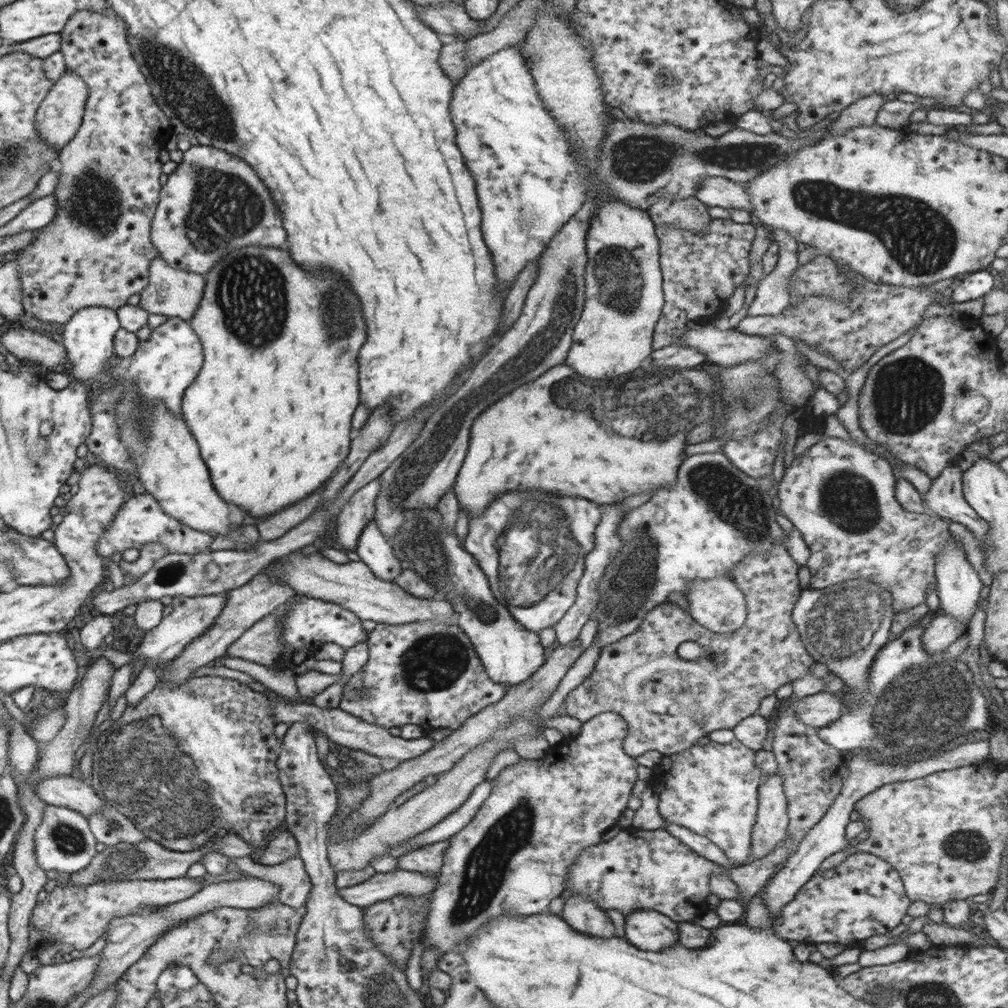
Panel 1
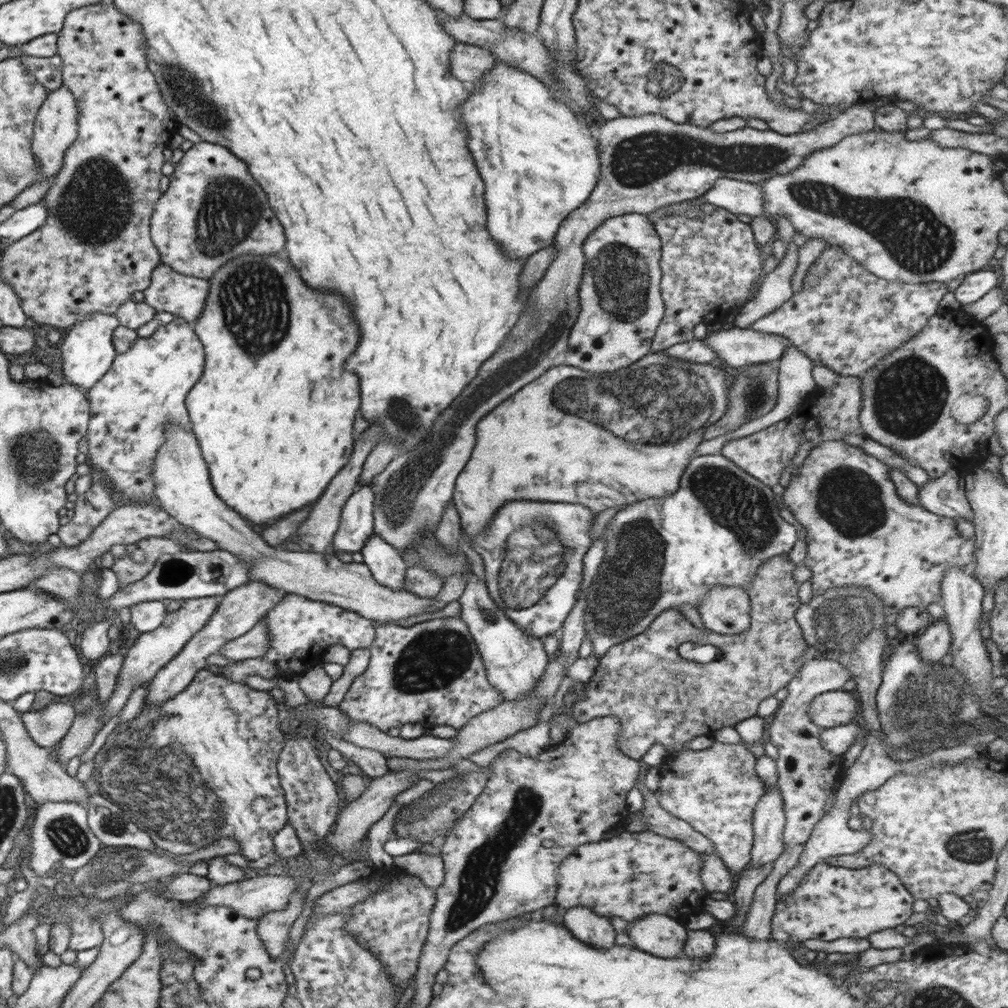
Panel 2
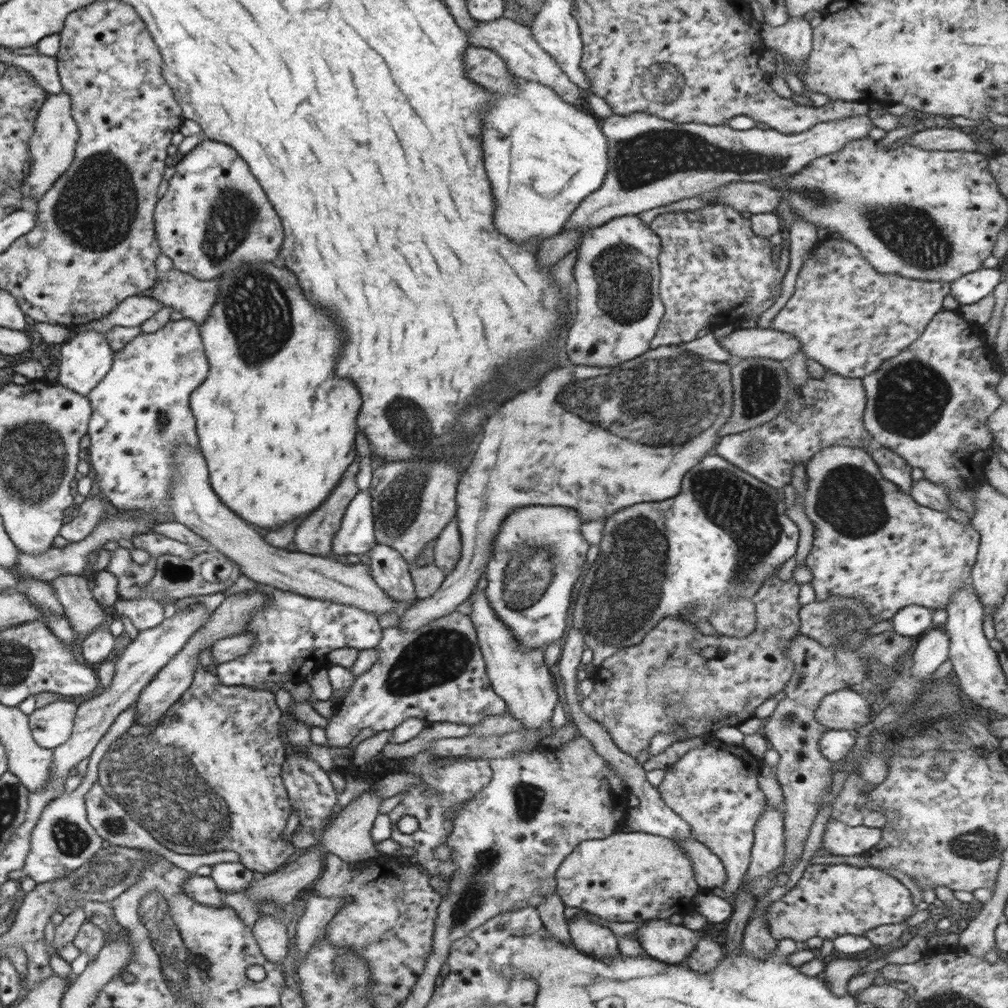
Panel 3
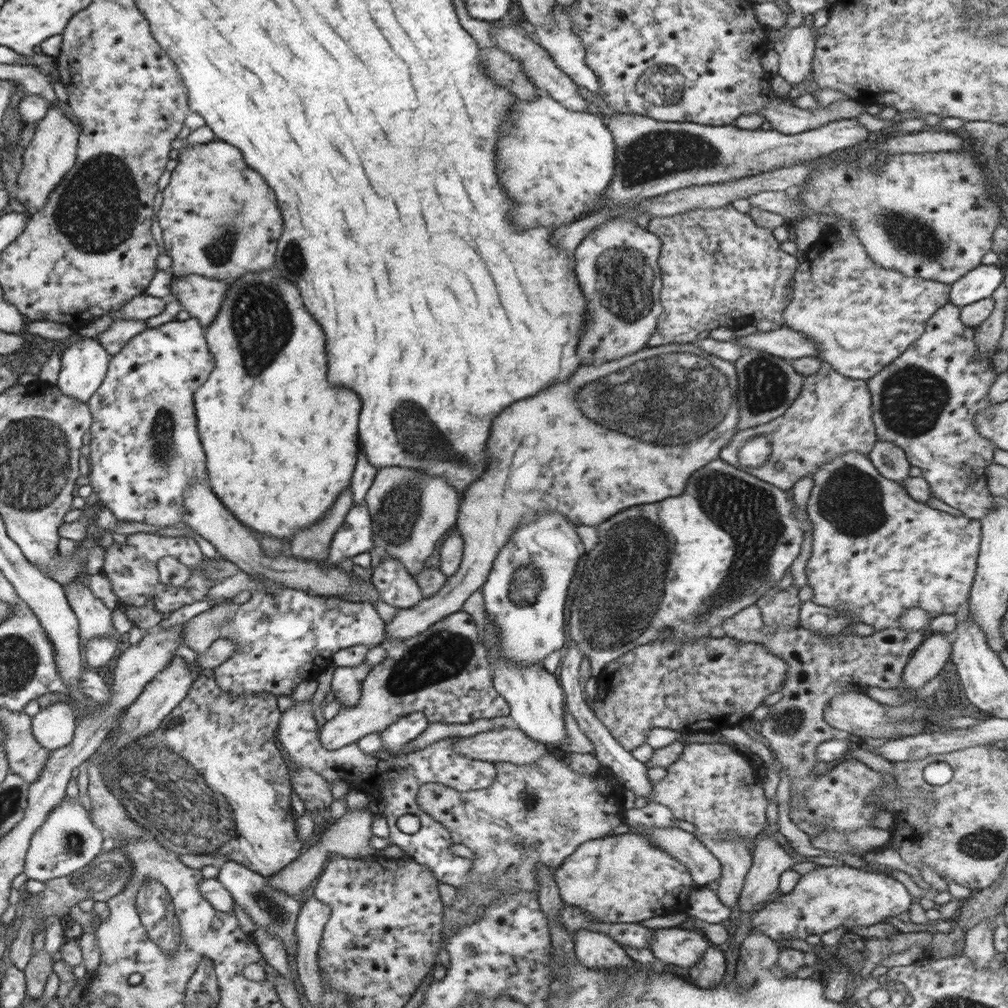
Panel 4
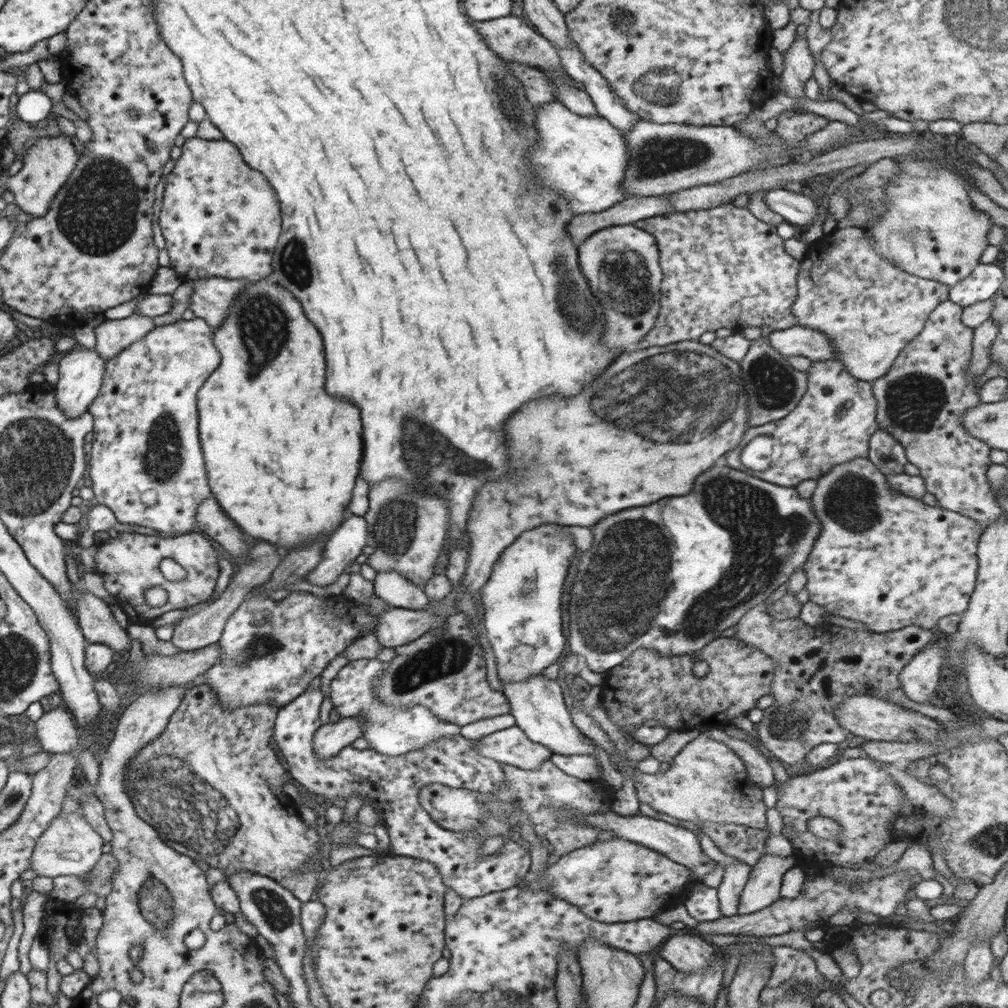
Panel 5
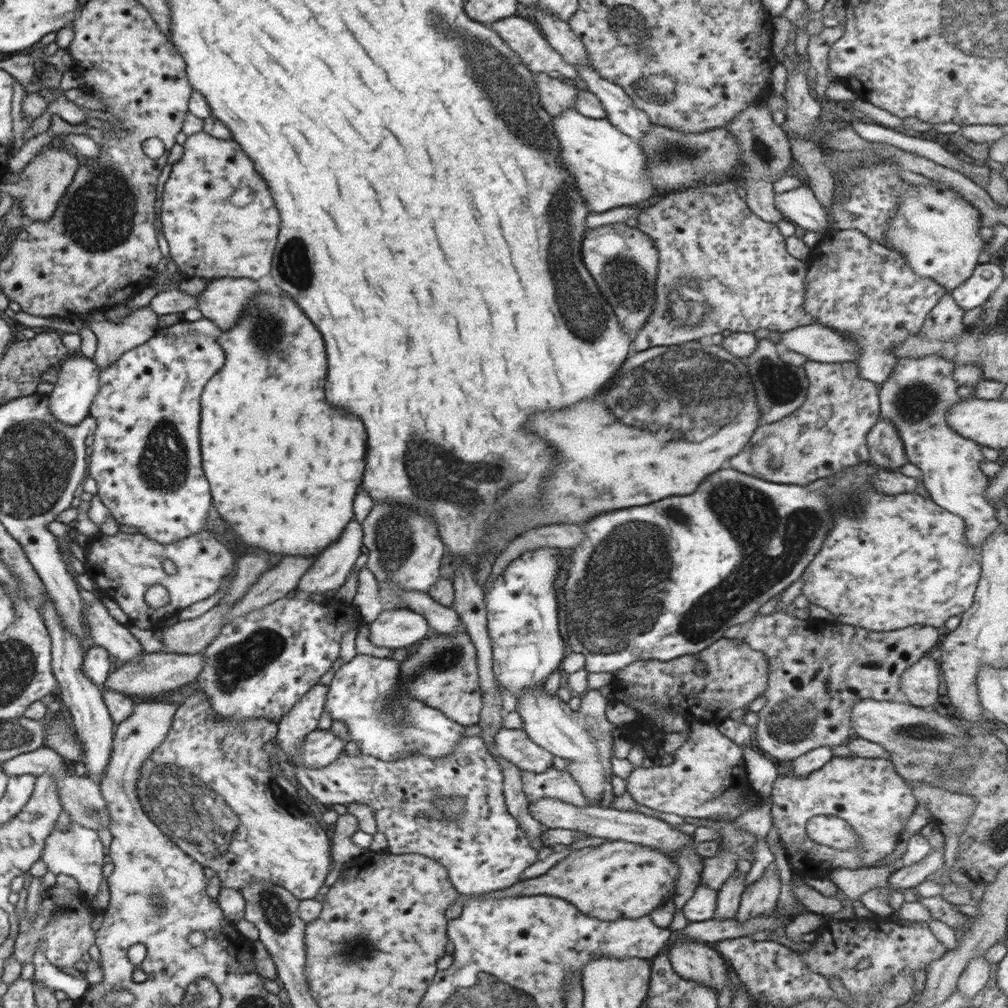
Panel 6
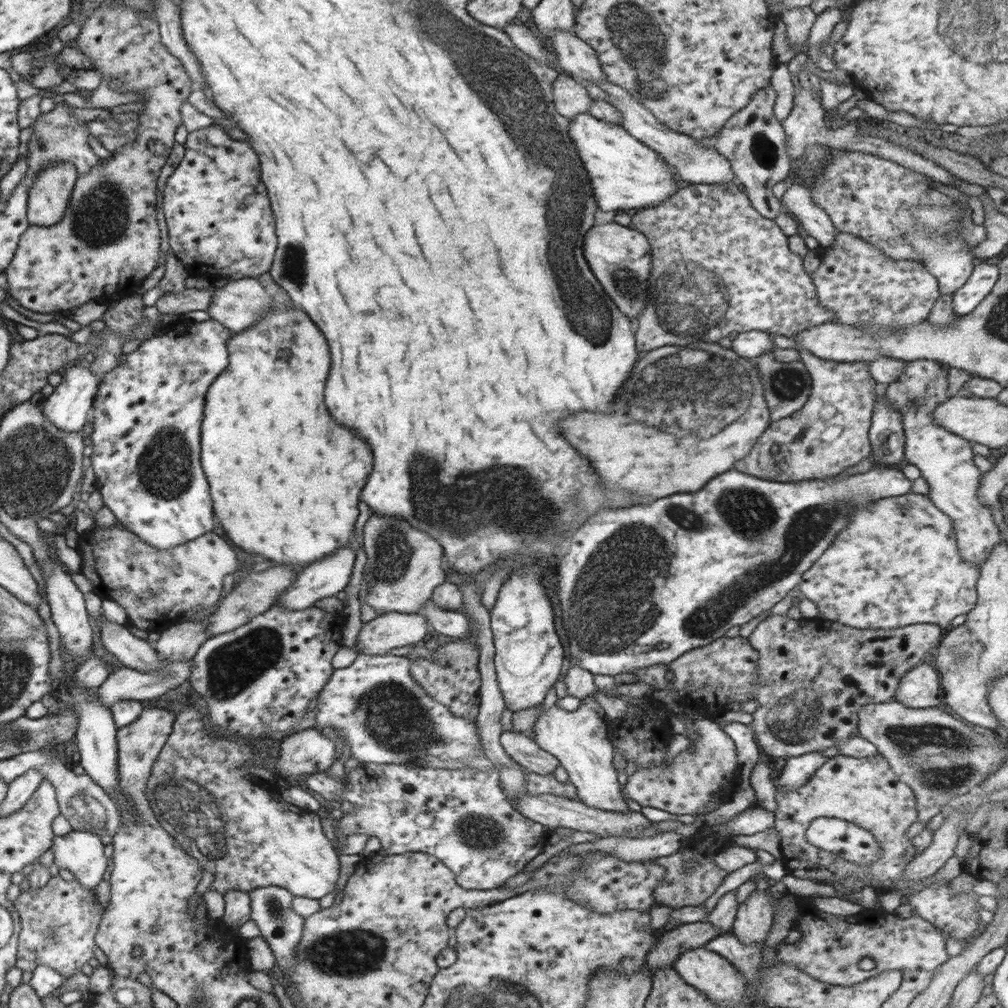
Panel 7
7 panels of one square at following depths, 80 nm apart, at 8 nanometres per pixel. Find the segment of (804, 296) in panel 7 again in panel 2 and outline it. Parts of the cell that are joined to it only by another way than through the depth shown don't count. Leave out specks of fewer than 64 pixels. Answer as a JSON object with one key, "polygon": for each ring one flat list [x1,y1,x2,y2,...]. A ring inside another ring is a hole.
{"polygon":[[719,208,715,213,705,214,703,216,697,216,697,218,687,218,687,216,678,216,678,215,666,215,665,217,658,218,652,221,653,227,656,229,657,235,661,240,661,258,659,261,659,266,662,271,661,278,661,295,663,296,663,301,665,304,665,315,658,325,656,334,654,335,653,341,651,342,651,350,653,352,663,351,665,348,674,346,678,343,685,343,692,341,694,339,693,330,694,326,700,322,700,324,705,324,710,328,714,328,720,325,722,322,725,322,726,317,732,310,738,309,735,306,735,302,740,300,746,304,750,298,750,290,754,284,760,284,766,278,766,275,763,272,762,266,762,256,760,251,762,246,759,246,755,241,755,236,753,235,753,230,751,229,750,224,742,222,736,217,736,213,730,212,725,208]]}

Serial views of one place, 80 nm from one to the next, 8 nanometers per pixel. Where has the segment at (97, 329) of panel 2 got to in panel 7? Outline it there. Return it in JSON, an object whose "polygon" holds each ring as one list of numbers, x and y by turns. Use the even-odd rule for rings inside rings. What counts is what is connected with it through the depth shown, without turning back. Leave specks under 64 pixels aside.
{"polygon":[[84,361,68,365,62,370,62,381,55,387,42,404,43,415,55,426,64,432,78,432,88,420,88,412,92,408,95,396,98,394,100,379]]}

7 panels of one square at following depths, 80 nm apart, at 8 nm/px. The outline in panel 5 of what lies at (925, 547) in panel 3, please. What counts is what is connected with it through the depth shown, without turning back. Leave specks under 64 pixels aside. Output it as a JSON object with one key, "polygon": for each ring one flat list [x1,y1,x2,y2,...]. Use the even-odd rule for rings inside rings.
{"polygon":[[856,457,844,462,844,464,838,464,838,466,834,466,834,468,830,469,830,472,826,472,824,476,820,476,817,480,818,487,810,500,816,518,819,518,822,525,822,532,820,532,816,544,814,544,806,562,802,566,807,576,805,589,809,592,810,602,824,608,829,614,862,622,873,633,900,630,910,625,930,629,938,624,943,616,964,614,968,609,971,594,976,586,979,565,977,547,981,534,980,526,976,526,976,522,960,513,940,508,940,506,939,508,932,508,932,506,924,504,920,499,914,499,900,492,894,492,886,484,886,477,880,473,880,470,876,469,876,466,868,458]]}

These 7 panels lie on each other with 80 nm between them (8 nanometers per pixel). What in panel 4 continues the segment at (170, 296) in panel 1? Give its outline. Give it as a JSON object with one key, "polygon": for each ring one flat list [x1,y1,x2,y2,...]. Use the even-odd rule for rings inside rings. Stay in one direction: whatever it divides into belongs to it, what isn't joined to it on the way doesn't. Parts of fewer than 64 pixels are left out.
{"polygon":[[200,275,174,276,171,294,176,296,183,310,207,327,216,318,228,285,227,280,212,280]]}

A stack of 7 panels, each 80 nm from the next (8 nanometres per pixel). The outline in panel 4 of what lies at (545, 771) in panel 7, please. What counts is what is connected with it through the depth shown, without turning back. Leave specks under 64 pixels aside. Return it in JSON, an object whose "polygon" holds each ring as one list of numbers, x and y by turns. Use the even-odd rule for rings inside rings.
{"polygon":[[510,724,472,737,462,737,456,742,455,751,474,760,527,765,550,751,549,746,528,737,524,731]]}

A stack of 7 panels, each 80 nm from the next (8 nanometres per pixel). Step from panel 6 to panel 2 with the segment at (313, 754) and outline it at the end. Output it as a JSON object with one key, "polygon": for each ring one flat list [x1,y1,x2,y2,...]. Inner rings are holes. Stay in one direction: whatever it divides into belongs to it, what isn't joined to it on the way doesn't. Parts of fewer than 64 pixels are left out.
{"polygon":[[458,616,432,619,409,627,386,623,375,628,376,638,369,646,371,658,363,674,357,676,344,699,337,706,352,723,368,723,381,731,400,728,409,722,423,725,425,729,434,726,462,728,473,716,497,707,505,700,487,679,476,643,467,624]]}

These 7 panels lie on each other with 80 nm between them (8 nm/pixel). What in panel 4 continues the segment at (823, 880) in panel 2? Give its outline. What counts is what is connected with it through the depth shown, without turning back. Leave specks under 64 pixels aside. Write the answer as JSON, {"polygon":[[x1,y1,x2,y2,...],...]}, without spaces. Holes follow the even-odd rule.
{"polygon":[[850,865,822,866,800,877,792,892,784,893,762,908,750,924,752,931,760,931,770,938,805,940,810,934,826,934,845,926,852,931,860,926,872,926,888,918,906,917,912,896,904,886,885,873,870,872]]}

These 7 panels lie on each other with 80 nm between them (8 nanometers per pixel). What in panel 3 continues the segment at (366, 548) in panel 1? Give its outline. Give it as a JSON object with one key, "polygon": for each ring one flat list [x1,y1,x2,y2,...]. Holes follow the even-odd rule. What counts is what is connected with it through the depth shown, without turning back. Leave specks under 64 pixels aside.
{"polygon":[[376,544,368,552,372,578,396,602,415,602,414,583,409,573,410,564,392,547]]}

